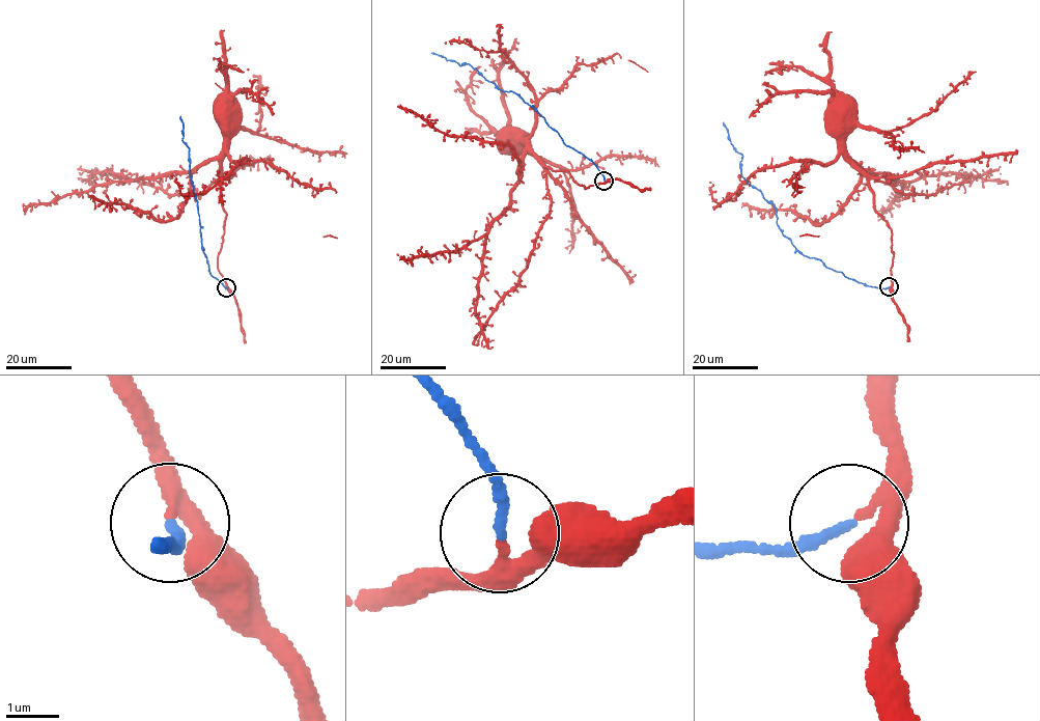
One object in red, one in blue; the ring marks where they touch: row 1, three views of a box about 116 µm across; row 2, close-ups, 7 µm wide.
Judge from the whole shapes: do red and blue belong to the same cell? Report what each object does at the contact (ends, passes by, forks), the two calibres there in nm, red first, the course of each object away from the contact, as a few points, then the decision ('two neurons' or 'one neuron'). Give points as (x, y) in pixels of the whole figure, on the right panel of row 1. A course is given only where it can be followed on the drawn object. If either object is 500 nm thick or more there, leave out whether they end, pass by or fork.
red passes by; blue ends; calibres 220 and 180 nm; course red (890, 286), (891, 228), (875, 209), (869, 176), (849, 160), (901, 183), (889, 208), (877, 215), (875, 210); course blue (889, 286), (847, 278), (796, 249), (777, 224), (775, 205), (741, 175), (742, 155), (723, 122); one neuron

